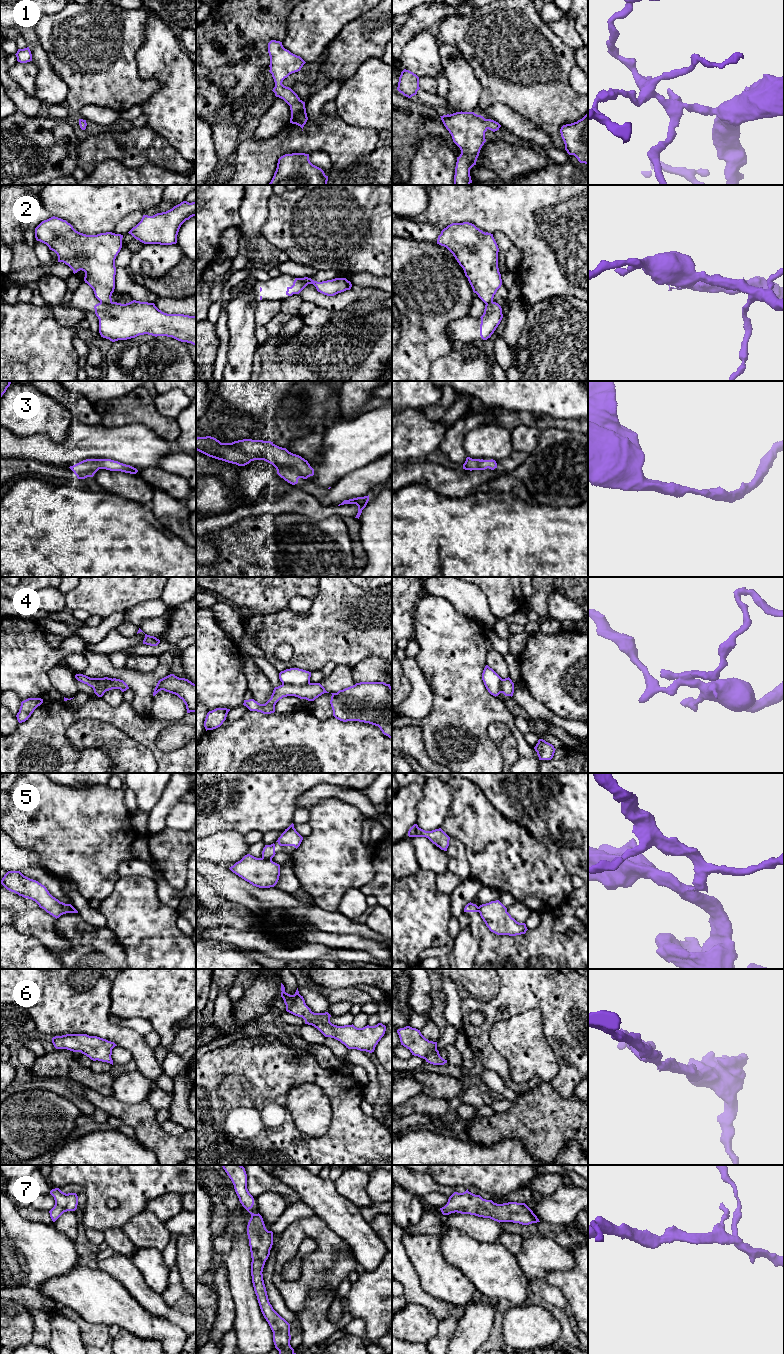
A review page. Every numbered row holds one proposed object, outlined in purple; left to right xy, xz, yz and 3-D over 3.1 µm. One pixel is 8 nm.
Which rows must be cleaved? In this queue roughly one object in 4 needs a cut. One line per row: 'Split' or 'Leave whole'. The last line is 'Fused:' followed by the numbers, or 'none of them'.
1: Leave whole
2: Split
3: Leave whole
4: Split
5: Split
6: Leave whole
7: Leave whole
Fused: 2, 4, 5

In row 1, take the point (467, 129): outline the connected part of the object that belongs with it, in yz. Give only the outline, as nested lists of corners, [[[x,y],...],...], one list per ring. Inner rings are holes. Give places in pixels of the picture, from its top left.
[[[461,111],[440,117],[453,142],[461,150],[457,157],[454,185],[470,185],[470,169],[476,165],[480,150],[486,142],[485,132],[488,129],[495,132],[501,125],[474,112]]]

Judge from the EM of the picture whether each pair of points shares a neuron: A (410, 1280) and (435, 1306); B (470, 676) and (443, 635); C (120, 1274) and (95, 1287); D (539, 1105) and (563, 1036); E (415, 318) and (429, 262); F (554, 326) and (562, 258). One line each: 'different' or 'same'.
A: same
B: same
C: different
D: different
E: same
F: different

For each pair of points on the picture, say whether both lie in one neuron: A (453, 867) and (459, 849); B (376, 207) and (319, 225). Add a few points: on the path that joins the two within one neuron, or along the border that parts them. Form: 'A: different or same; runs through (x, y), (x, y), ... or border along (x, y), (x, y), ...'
A: same; runs through (457, 863), (457, 853)
B: same; runs through (362, 220), (339, 220), (333, 223)

